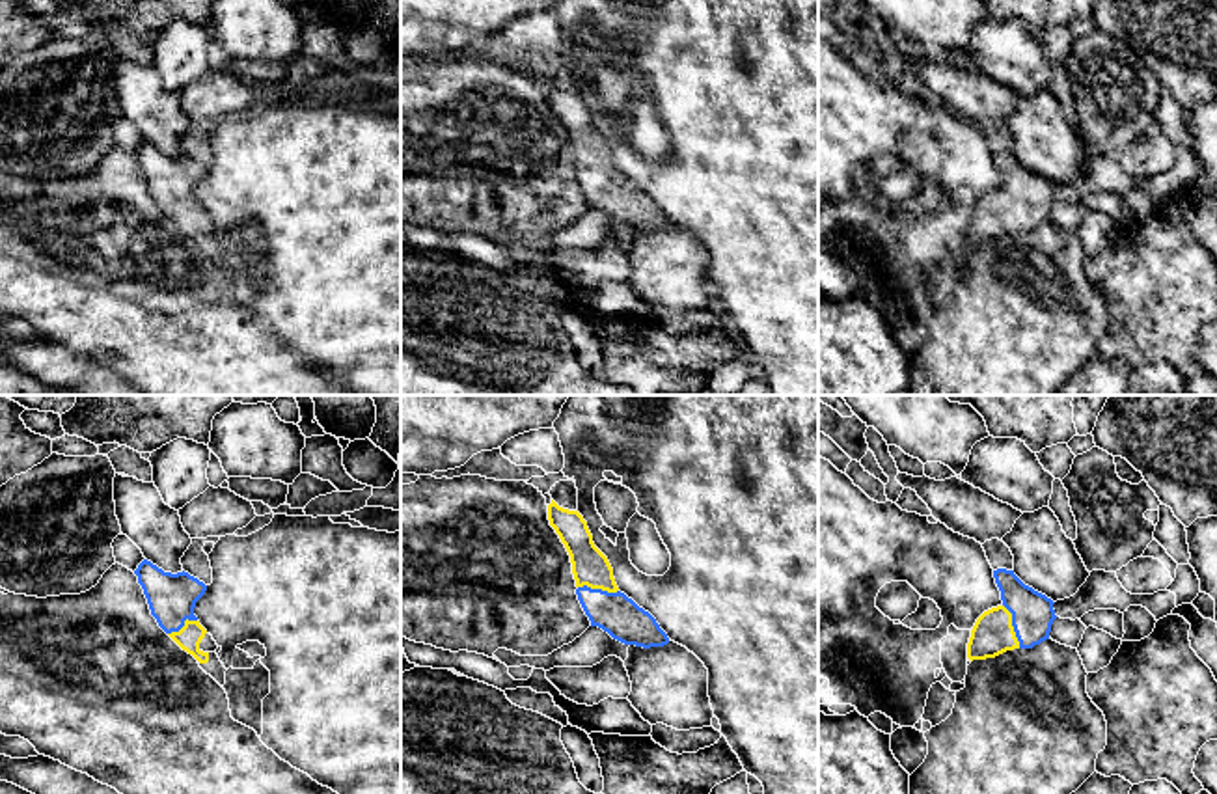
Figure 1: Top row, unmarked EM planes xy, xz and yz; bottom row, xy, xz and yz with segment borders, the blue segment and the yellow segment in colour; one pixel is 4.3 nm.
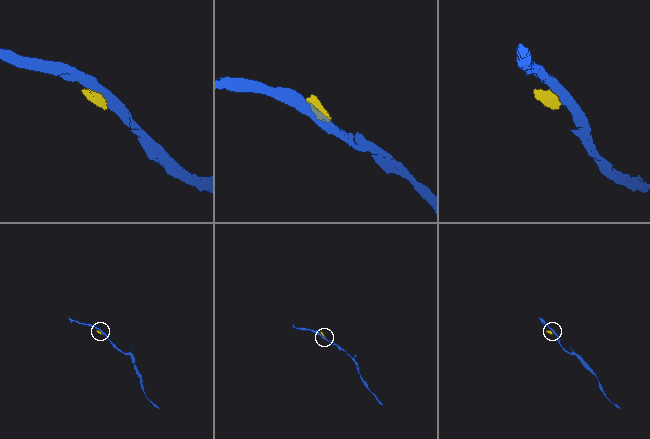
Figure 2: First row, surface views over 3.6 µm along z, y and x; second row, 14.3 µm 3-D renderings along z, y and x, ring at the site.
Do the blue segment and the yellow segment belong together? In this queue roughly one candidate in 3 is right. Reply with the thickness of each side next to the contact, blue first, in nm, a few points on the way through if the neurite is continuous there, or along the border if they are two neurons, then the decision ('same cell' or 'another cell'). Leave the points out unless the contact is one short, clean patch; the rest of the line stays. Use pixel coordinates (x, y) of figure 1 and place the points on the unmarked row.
calibres 180 and 180 nm; way yz (1033, 196), (1012, 207), (992, 217); same cell

